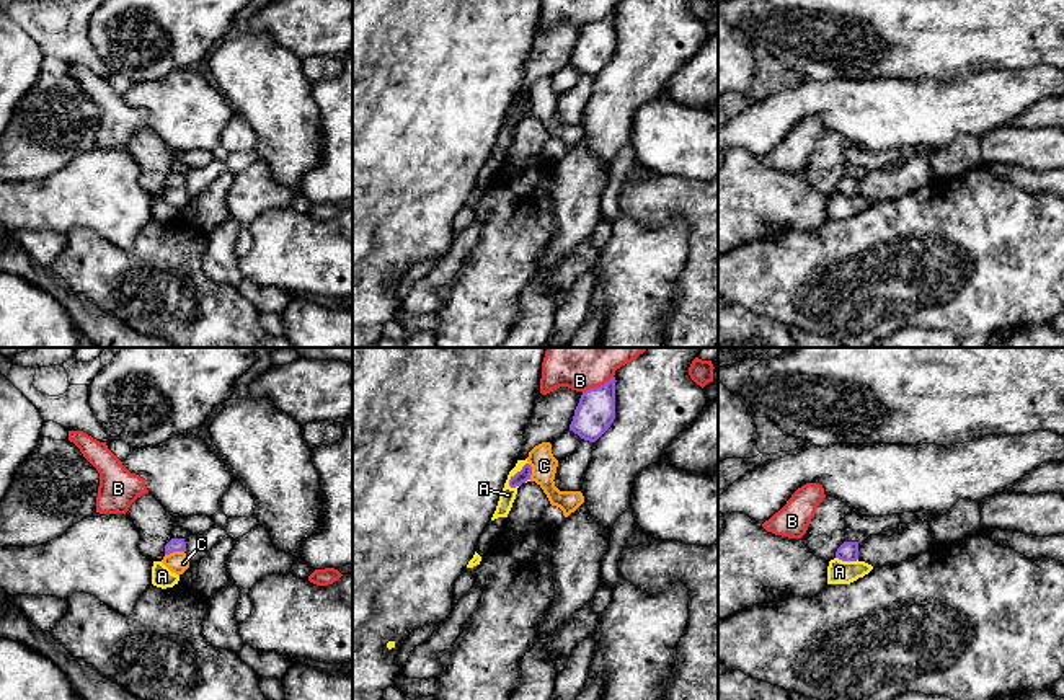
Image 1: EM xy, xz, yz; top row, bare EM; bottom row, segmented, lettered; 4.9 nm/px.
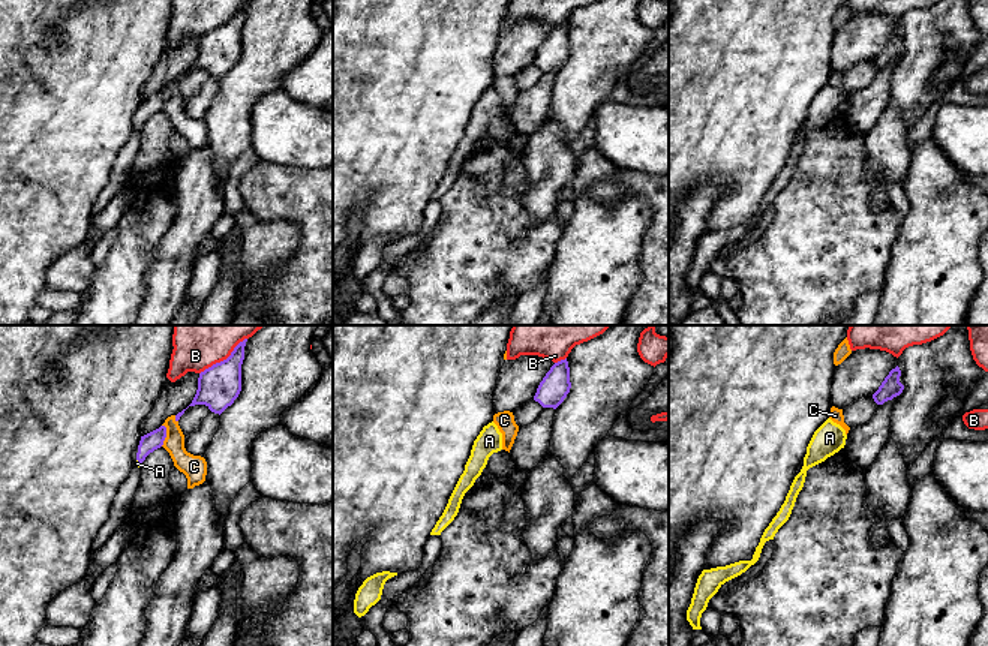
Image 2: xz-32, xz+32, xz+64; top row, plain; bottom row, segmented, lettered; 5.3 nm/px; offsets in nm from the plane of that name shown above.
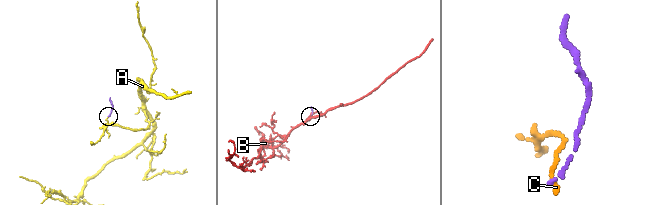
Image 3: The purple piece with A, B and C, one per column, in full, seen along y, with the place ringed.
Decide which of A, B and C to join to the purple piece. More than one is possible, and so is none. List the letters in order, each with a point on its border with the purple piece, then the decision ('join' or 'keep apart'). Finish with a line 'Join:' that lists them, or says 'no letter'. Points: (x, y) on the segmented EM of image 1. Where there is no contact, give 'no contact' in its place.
A: contact xz (514, 475); keep apart
B: contact xz (598, 387); keep apart
C: contact xy (173, 550); keep apart
Join: no letter

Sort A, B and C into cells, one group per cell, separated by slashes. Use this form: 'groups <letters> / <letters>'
groups A / B / C

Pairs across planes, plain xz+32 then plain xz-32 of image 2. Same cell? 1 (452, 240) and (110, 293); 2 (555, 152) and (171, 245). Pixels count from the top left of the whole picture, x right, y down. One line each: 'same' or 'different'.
1: same
2: same

